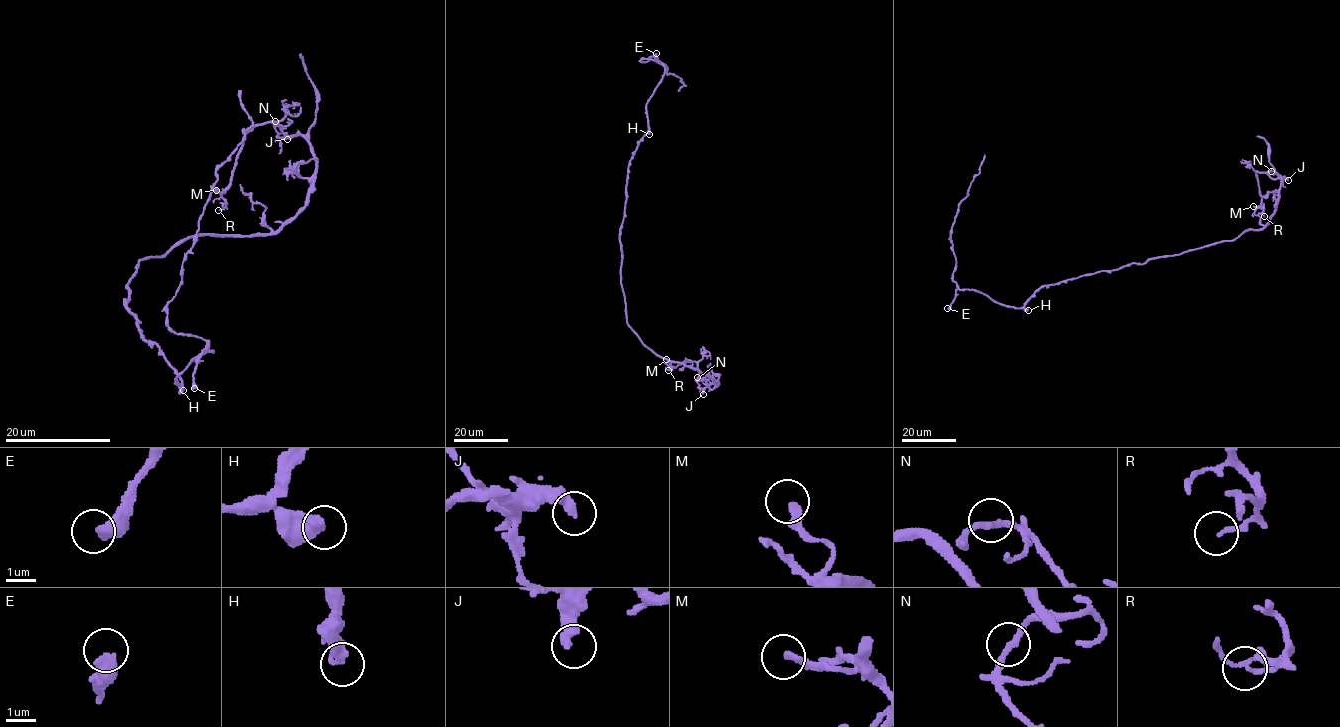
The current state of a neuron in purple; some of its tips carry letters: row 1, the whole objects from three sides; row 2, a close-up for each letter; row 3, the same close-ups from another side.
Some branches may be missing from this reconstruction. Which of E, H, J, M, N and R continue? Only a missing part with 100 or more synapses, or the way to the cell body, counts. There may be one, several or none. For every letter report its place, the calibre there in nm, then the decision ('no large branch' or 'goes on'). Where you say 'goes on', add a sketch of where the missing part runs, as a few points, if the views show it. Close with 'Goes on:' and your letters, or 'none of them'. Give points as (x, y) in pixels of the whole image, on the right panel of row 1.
E: place (947, 308); calibre 480 nm; goes on
H: place (1028, 310); calibre 480 nm; no large branch
J: place (1288, 180); calibre 400 nm; no large branch
M: place (1253, 206); calibre 280 nm; no large branch
N: place (1271, 171); calibre 200 nm; no large branch
R: place (1264, 216); calibre 140 nm; no large branch
Goes on: E

